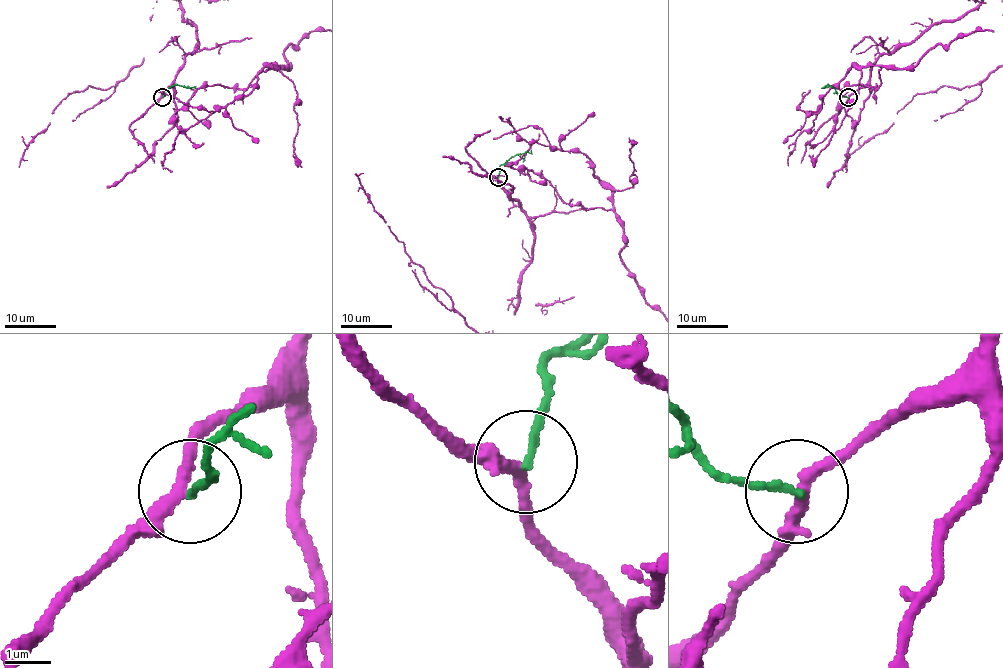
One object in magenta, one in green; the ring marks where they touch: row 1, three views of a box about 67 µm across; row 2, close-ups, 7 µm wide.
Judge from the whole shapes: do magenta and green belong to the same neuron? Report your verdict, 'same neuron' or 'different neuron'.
different neuron

